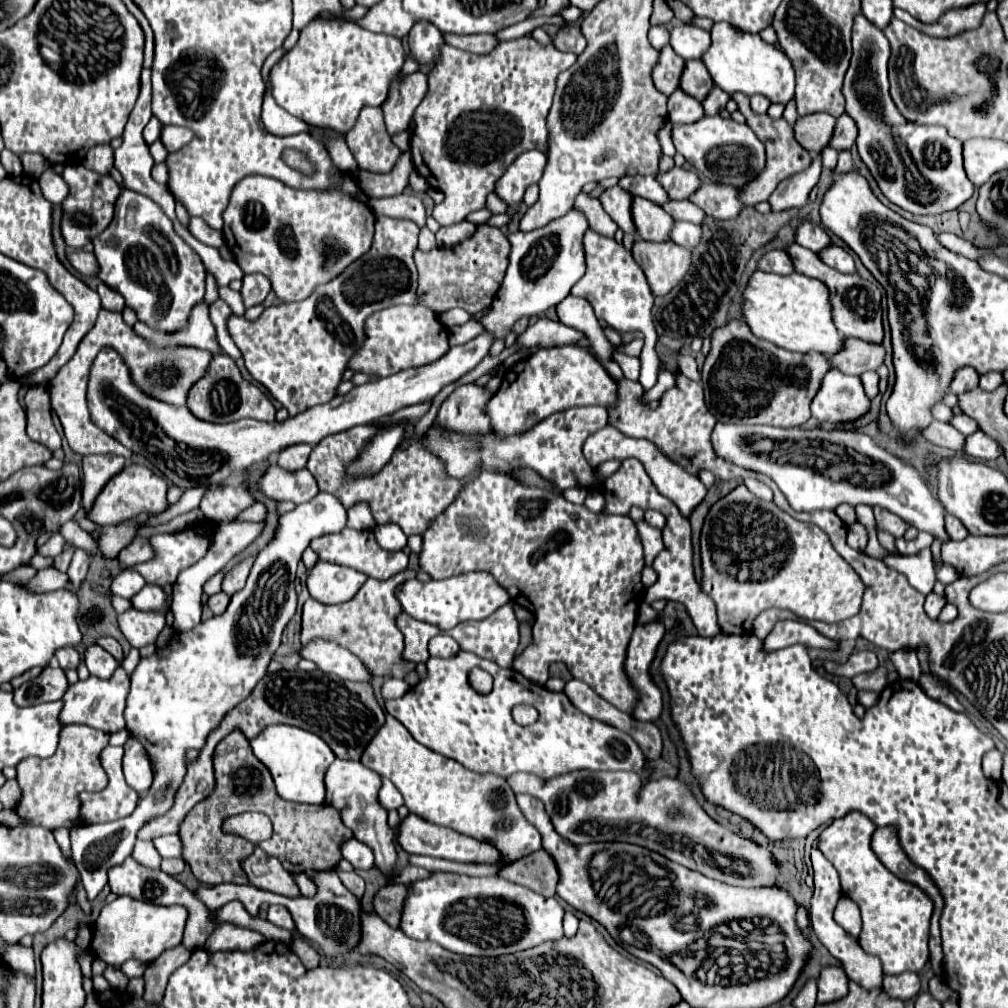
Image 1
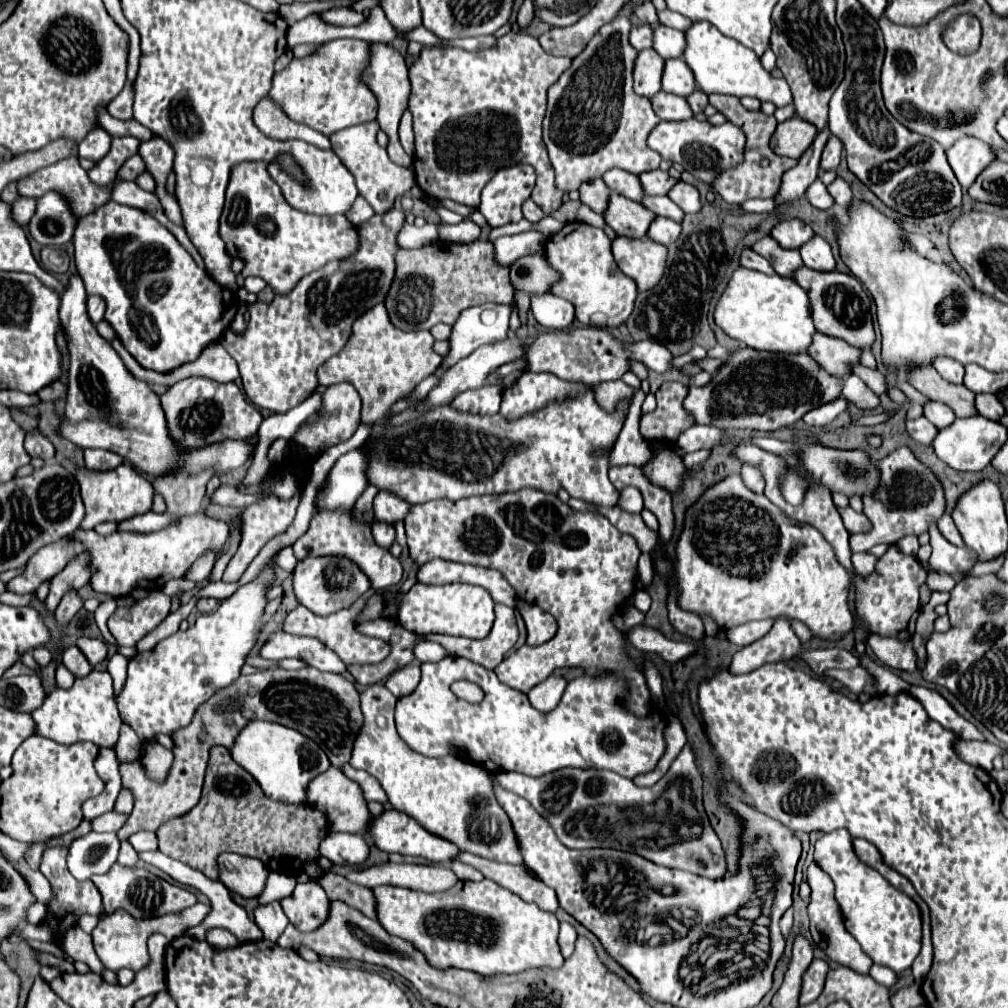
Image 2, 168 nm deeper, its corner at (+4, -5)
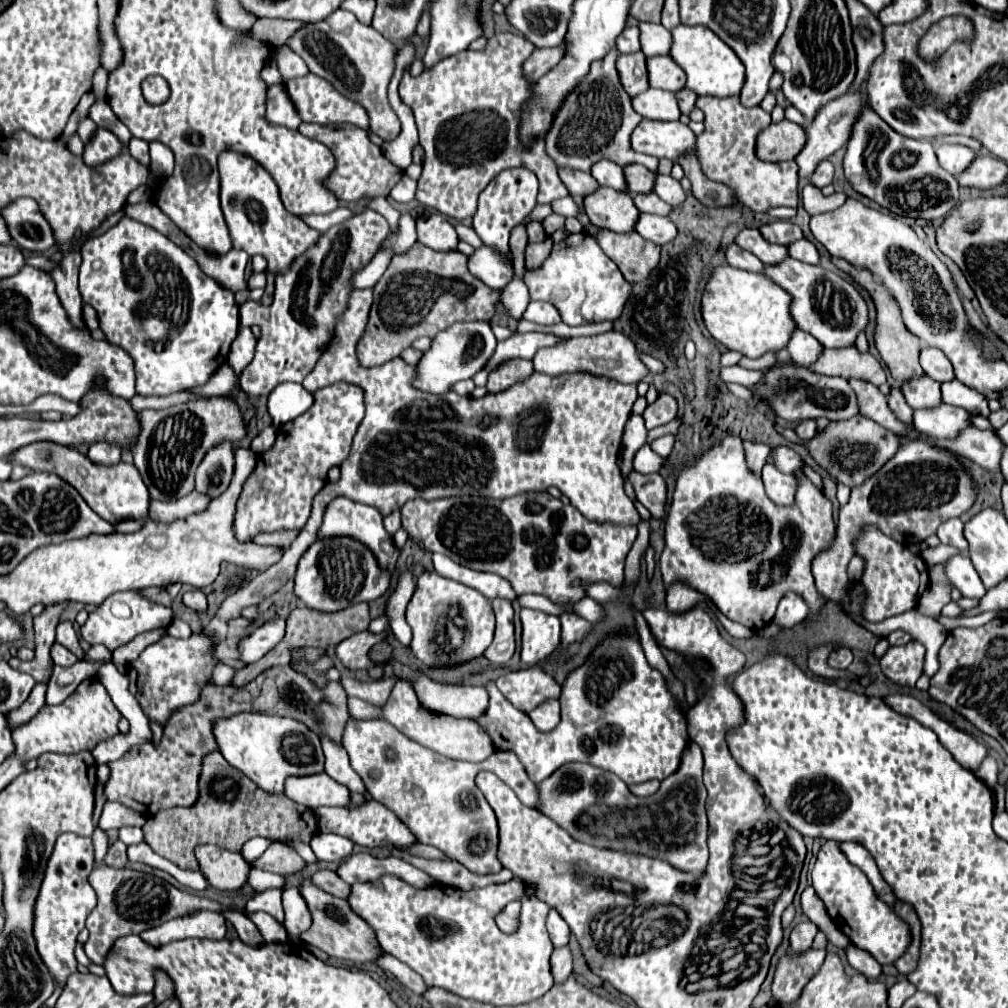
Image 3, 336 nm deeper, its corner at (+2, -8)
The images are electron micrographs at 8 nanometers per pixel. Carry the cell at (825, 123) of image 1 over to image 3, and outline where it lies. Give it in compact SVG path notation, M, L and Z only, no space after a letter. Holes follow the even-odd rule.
M781 120L771 124L757 136L757 156L765 162L793 160L805 146L805 128L795 122Z

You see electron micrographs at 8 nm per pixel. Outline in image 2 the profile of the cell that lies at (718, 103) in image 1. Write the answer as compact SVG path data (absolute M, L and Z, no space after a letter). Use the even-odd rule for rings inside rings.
M695 89L695 91L687 97L687 103L689 103L693 115L697 115L697 117L701 117L701 115L703 115L703 109L709 105L709 103L707 103L707 95L705 95L703 91L699 91L699 89Z

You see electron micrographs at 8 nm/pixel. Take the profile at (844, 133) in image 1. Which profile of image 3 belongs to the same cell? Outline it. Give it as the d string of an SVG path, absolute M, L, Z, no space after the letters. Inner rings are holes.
M823 160L823 162L817 166L817 170L813 172L811 184L815 184L817 188L823 188L823 186L831 184L831 182L833 182L833 172L835 172L833 164L831 164L829 160Z

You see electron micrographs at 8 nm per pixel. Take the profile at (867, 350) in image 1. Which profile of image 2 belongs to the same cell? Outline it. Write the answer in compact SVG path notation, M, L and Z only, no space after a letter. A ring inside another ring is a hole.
M823 333L813 335L813 341L811 341L807 353L825 371L831 371L833 375L839 375L839 377L851 375L847 371L847 363L859 361L859 349L857 347L851 347L849 343L843 343L843 339L835 339L835 337L829 337Z

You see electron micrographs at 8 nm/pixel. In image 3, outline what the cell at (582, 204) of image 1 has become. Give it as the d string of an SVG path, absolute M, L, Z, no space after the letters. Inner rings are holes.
M501 32L489 38L489 44L485 50L463 50L459 54L453 54L441 62L437 62L431 68L425 68L419 76L411 76L409 68L405 70L399 94L401 100L413 110L415 122L419 128L419 144L425 150L423 160L423 174L417 184L417 202L421 206L429 206L441 214L447 214L455 220L465 220L473 216L473 210L477 210L477 198L481 190L503 170L503 168L517 168L523 166L523 154L527 152L527 168L533 170L539 178L539 204L551 204L557 198L567 196L567 188L559 178L559 168L555 162L545 154L545 140L537 138L529 150L521 146L519 128L521 128L521 106L529 102L529 82L523 76L521 64L533 54L535 46L521 38L521 34Z

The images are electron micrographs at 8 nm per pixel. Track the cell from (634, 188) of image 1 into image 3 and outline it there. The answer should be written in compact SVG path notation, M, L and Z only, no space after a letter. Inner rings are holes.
M601 160L601 162L593 164L591 174L601 186L607 186L607 188L613 188L613 190L619 190L619 192L627 192L625 174L623 174L621 166L617 166L609 160Z

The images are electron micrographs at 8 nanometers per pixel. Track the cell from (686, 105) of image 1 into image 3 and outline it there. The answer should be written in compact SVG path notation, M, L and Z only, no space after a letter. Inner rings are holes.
M653 90L633 98L633 108L647 120L679 120L681 110L677 106L677 96L665 90Z

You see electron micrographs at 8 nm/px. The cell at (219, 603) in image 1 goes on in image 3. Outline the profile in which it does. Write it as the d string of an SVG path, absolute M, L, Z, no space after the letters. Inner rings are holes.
M191 590L183 594L183 604L195 612L205 612L207 610L207 598L201 590Z

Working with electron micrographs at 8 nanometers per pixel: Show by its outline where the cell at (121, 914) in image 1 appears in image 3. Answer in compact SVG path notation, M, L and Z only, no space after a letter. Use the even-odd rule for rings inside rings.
M157 970L155 978L157 978L157 982L155 982L153 994L155 994L155 1004L159 1004L165 998L171 998L173 996L173 982L169 982L169 976L167 974L161 974L161 970Z

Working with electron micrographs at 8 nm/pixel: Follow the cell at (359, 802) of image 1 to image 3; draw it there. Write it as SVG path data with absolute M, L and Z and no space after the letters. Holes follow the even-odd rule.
M325 772L301 776L301 778L289 778L285 784L285 796L313 810L319 806L351 808L349 788L341 786L339 782L329 778L329 774Z

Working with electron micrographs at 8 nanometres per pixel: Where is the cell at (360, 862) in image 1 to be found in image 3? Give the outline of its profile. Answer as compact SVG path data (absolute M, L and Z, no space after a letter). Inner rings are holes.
M319 834L311 840L311 850L323 862L343 862L353 854L353 842L339 834Z

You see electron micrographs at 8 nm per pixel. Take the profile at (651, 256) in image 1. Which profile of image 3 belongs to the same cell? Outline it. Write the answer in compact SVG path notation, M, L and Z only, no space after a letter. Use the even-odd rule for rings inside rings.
M601 230L597 234L597 242L631 284L645 280L659 262L661 248L641 238L637 232L617 234L611 230Z

